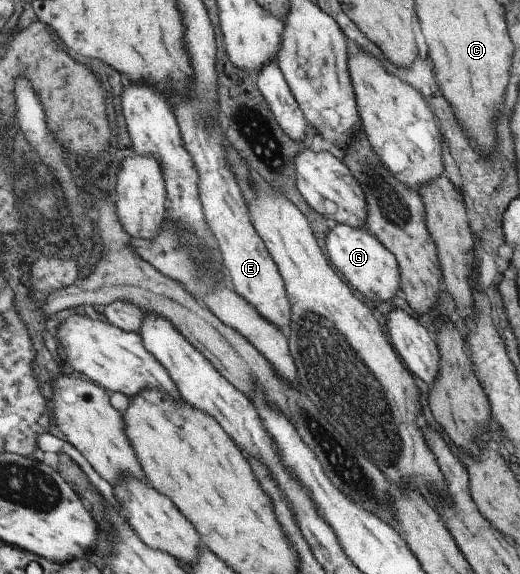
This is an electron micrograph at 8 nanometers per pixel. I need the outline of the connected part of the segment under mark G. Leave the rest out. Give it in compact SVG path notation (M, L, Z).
M337 223L326 234L324 250L328 262L349 282L349 286L376 305L391 300L395 292L400 290L399 269L395 257L367 230Z

